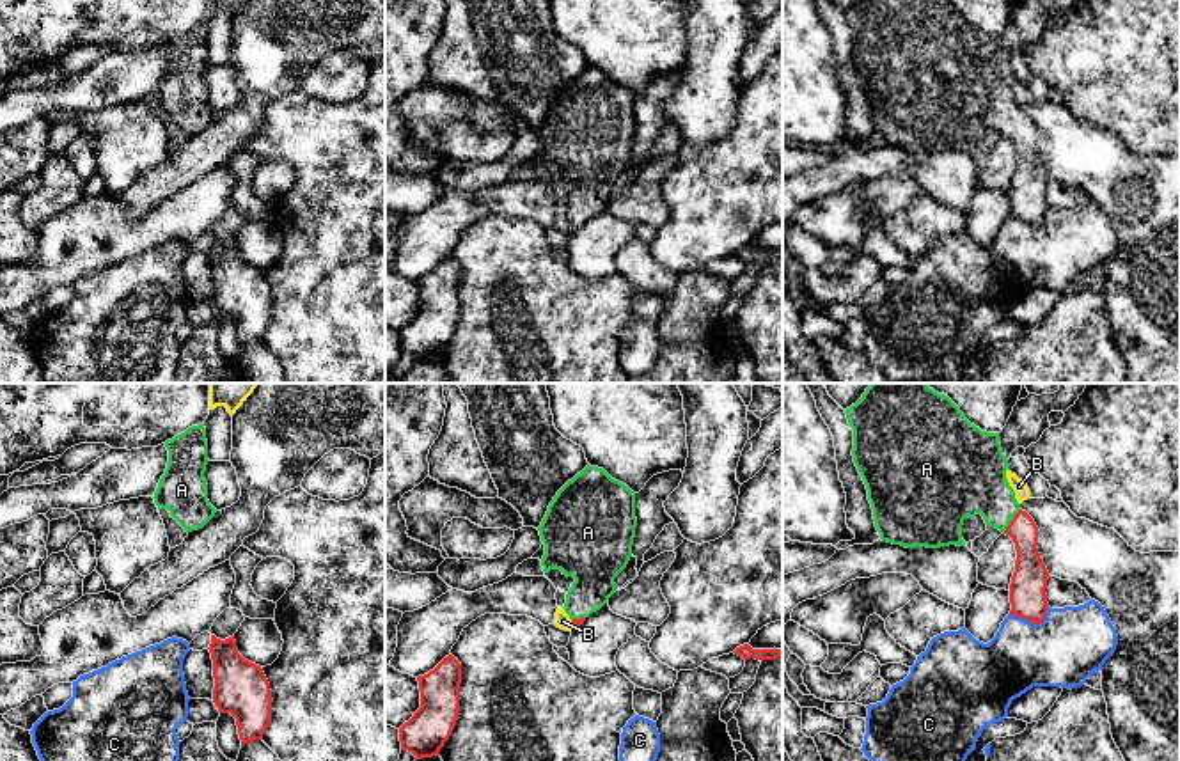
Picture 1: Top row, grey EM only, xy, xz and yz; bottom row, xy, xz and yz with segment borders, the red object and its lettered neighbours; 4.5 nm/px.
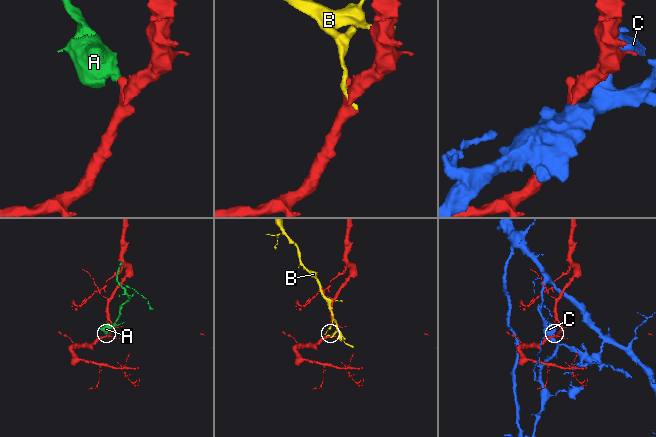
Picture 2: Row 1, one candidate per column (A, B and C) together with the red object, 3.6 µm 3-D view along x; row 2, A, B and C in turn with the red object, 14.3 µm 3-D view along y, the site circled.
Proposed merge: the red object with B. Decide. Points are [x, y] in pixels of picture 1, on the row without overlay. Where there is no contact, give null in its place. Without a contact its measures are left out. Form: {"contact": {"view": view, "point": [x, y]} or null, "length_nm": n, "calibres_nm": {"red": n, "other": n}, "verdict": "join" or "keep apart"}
{"contact": {"view": "xz", "point": [572, 226]}, "length_nm": 40, "calibres_nm": {"red": 40, "other": 70}, "verdict": "keep apart"}

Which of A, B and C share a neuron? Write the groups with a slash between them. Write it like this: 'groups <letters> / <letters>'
groups A / B / C

